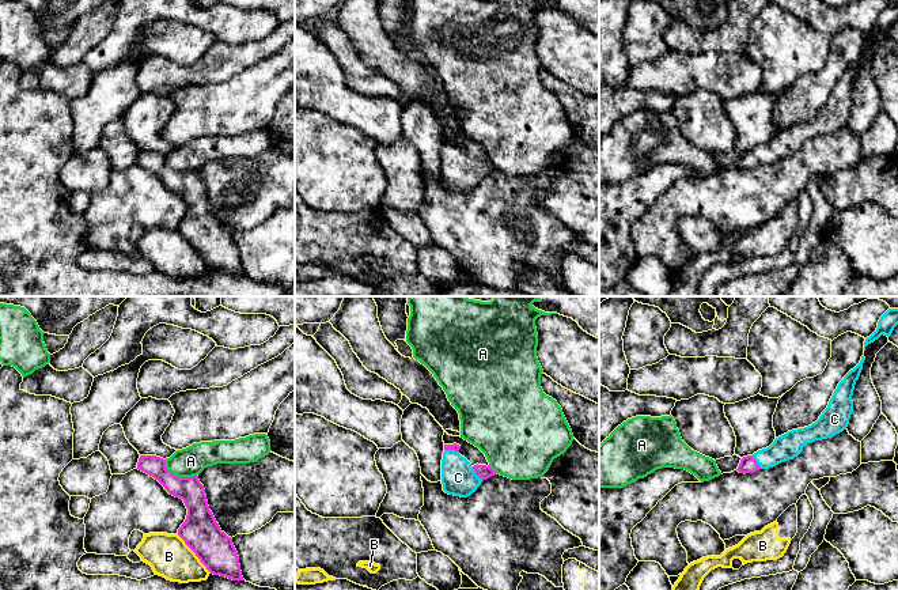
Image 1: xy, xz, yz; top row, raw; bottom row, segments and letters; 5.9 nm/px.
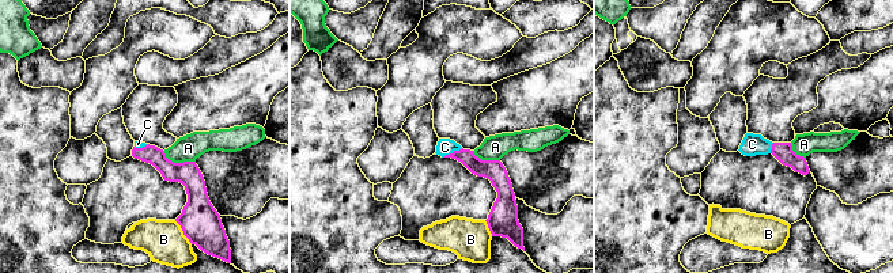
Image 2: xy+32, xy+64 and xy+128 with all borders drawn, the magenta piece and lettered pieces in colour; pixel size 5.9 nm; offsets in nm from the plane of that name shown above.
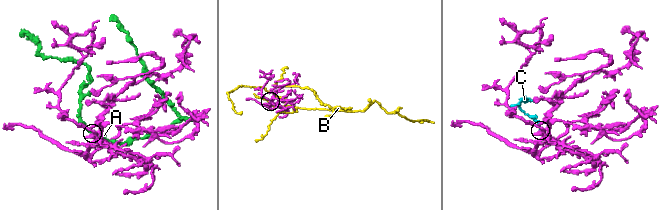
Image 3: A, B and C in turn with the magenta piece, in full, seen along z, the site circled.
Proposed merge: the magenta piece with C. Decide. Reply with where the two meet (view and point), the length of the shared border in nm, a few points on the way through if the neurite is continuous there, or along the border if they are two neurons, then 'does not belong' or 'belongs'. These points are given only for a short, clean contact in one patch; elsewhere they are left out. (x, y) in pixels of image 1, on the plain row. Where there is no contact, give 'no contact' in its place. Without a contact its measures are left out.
meets magenta in xz at (476, 169); contact 110 nm long; runs through xz (484, 167), (476, 169), (470, 173), (458, 173); belongs

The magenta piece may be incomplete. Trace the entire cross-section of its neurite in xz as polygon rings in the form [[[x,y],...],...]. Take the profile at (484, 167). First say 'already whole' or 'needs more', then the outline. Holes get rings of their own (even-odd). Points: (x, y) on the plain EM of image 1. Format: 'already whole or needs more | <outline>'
needs more | [[[444,140],[442,155],[442,179],[443,186],[448,190],[467,193],[481,178],[496,167],[488,160],[471,160],[465,152],[459,150],[461,141]]]

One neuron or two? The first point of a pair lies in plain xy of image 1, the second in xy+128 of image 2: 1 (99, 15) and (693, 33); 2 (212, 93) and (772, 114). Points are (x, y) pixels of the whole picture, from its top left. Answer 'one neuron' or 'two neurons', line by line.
1: one neuron
2: two neurons

